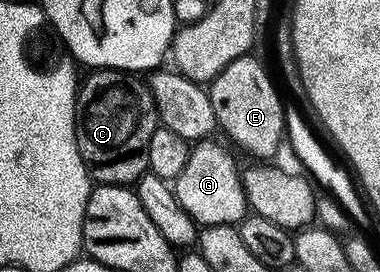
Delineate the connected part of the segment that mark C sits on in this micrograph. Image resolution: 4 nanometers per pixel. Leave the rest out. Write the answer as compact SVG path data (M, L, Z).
M97 70L89 75L85 82L83 79L78 90L78 98L82 105L79 107L76 120L76 143L82 152L82 160L86 164L93 183L101 186L135 187L137 185L135 182L142 181L144 174L149 173L150 140L154 132L161 129L160 113L152 95L152 87L137 75L123 70Z

